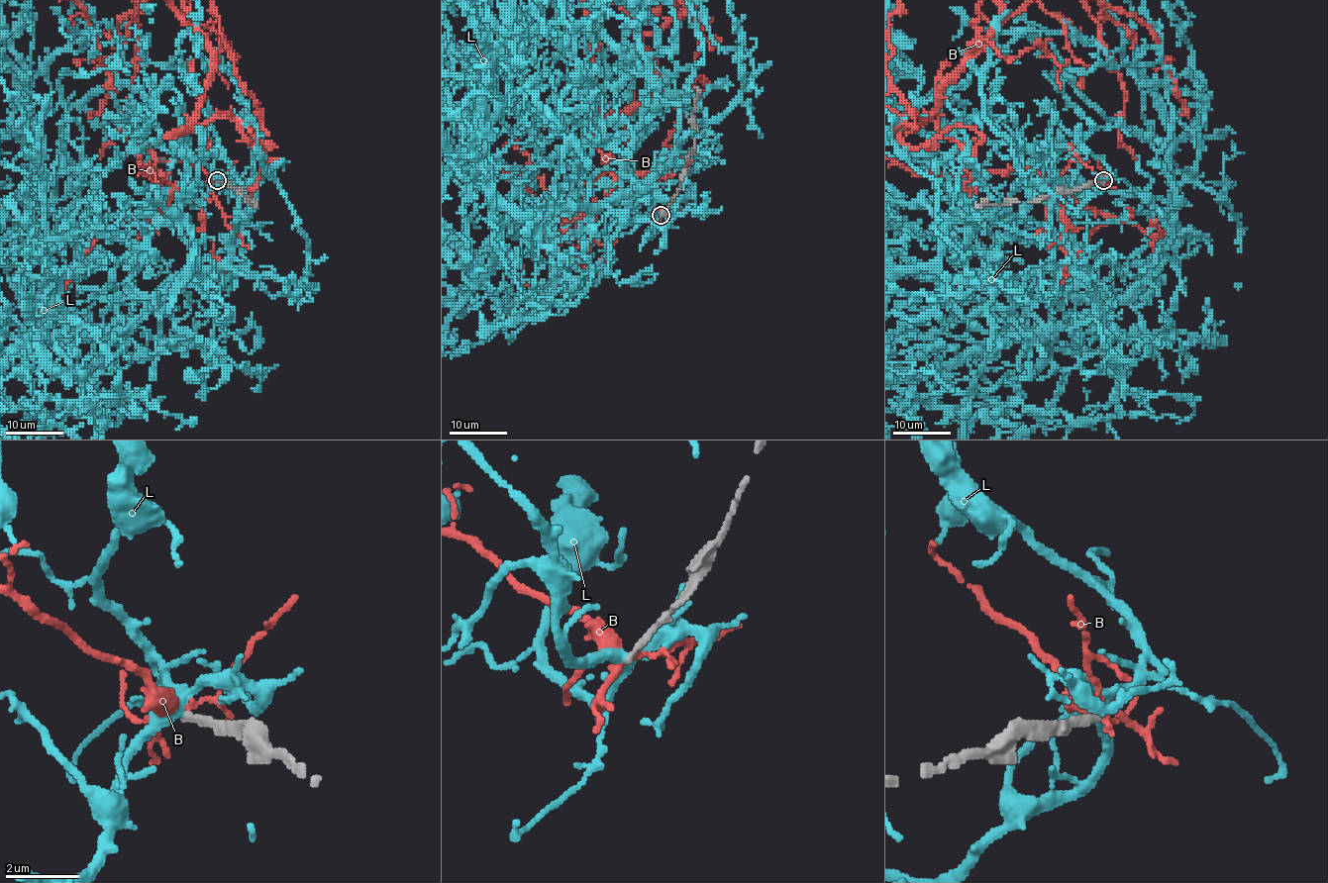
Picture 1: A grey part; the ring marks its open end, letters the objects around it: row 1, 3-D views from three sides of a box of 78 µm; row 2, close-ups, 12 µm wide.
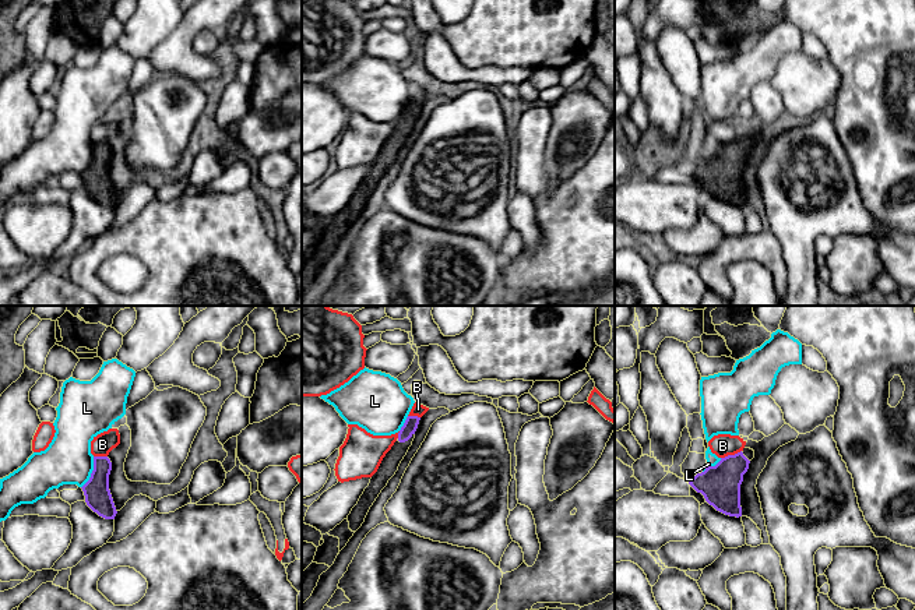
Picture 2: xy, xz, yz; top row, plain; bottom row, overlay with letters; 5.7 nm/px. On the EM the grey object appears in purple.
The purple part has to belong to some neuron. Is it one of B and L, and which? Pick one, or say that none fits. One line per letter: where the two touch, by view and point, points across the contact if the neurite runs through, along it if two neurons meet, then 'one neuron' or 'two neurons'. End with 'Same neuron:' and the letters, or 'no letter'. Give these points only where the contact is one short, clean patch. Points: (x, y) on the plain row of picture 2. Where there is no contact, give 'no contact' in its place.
B: yz (731, 143) | along yz (741, 137), (721, 145) | two neurons
L: xy (92, 159) | two neurons
Same neuron: no letter

